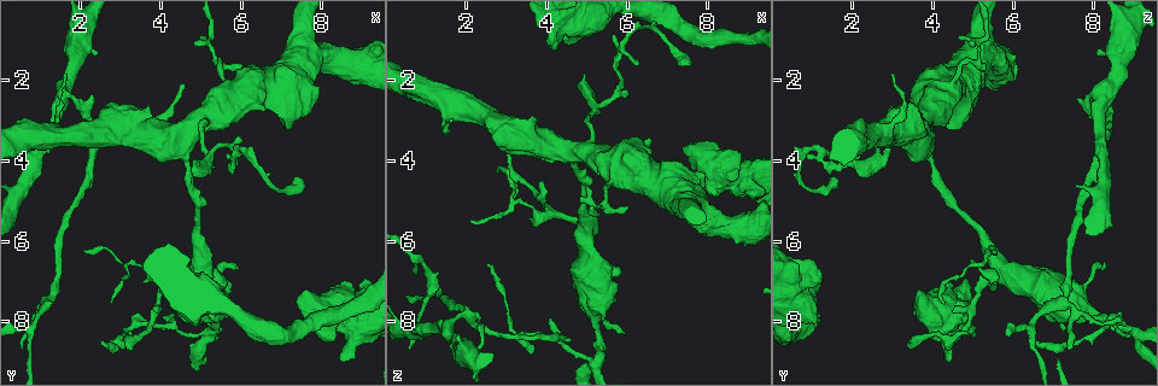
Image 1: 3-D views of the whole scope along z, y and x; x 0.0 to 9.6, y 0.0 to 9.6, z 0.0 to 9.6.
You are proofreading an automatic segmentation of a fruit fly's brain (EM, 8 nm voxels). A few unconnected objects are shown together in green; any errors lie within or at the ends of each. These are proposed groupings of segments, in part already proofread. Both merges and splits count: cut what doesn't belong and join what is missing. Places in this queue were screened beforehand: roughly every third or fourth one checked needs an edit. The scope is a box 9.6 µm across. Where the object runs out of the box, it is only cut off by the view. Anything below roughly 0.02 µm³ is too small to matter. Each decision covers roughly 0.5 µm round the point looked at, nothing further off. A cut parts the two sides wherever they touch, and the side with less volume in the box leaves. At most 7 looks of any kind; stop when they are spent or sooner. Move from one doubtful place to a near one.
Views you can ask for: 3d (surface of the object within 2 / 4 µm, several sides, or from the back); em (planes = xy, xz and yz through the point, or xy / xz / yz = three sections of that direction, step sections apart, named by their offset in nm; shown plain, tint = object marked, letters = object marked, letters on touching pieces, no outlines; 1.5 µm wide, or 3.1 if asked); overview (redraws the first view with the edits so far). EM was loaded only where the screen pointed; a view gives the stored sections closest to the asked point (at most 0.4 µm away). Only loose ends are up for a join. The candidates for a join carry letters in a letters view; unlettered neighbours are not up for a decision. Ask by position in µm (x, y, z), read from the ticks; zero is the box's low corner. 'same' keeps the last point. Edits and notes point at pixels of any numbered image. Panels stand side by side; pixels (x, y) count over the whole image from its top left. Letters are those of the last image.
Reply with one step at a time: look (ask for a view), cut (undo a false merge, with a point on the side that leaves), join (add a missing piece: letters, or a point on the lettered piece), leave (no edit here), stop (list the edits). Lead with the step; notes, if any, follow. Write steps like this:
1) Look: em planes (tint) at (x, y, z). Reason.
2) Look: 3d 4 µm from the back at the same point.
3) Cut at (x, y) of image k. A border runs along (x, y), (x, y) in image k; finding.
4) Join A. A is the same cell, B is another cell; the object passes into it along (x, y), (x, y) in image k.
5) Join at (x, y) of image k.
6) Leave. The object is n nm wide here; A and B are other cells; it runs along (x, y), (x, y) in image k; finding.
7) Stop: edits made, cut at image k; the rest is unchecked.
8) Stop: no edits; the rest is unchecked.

Look: em planes (letters) at (2.50, 8.60, 6.55). Tapers out.

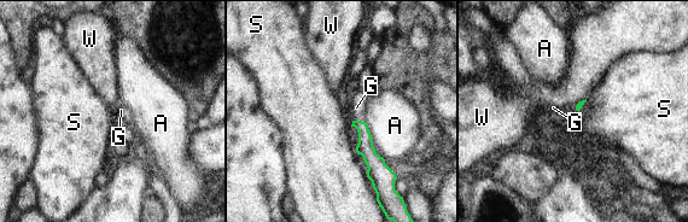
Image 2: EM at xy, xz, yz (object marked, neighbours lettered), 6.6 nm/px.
Join G. G is the same cell, A, S and W are other cells; the object passes into it along (365, 147), (360, 121), (356, 107) in image 2; the neuron continues.

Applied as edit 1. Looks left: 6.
Look: 3d 2 µm at (3.70, 8.10, 8.80). Branch stops here.

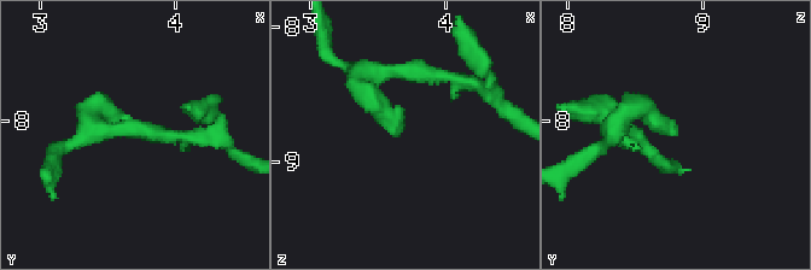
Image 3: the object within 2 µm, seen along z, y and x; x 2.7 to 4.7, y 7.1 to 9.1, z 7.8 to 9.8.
Look: em planes (letters) at (3.68, 8.08, 8.82). Now the EM.

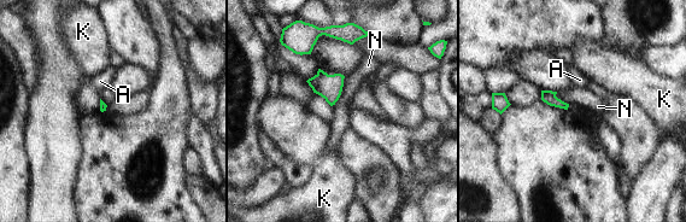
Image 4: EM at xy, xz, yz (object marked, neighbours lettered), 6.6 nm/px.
Leave. A, K and N are other cells; no lettered piece goes on from it.

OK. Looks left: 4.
Look: em planes (tint) at (4.55, 3.50, 3.80). Thin arm on a thick one.

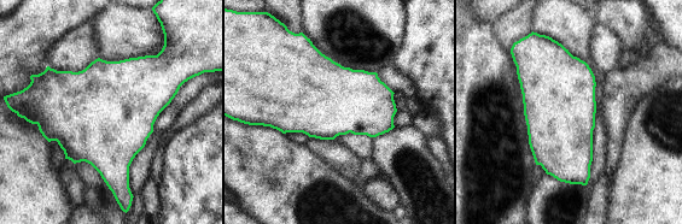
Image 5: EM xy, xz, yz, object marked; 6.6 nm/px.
Look: em planes (letters) at the same point.

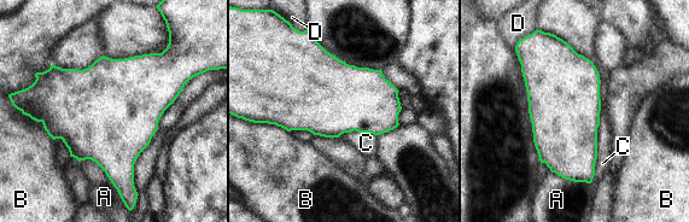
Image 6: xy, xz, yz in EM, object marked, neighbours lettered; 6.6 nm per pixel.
Leave. The object is 480 nm wide here; A, B, C and D are other cells; one neuron here.

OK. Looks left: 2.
Stop: edits made, join at image 2; the rest is unchecked.

